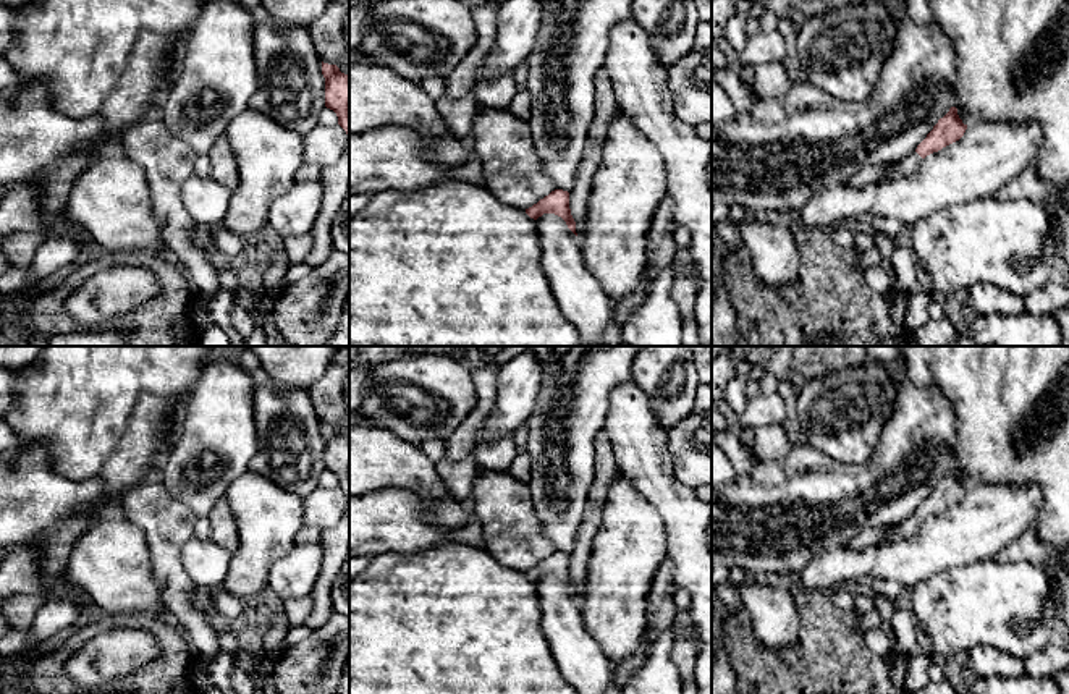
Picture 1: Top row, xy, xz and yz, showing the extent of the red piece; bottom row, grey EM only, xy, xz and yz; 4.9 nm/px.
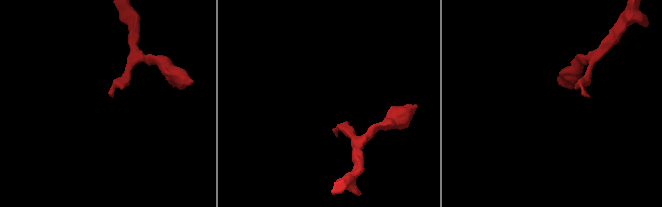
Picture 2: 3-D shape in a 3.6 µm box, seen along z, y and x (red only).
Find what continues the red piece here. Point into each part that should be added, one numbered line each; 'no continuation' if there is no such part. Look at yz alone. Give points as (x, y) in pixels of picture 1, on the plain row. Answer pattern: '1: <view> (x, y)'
1: yz (870, 536)

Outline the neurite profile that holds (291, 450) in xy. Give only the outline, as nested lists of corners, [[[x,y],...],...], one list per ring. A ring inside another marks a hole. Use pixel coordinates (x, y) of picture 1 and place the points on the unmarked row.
[[[275,380],[254,390],[254,421],[259,450],[247,471],[256,472],[277,487],[299,497],[309,497],[325,471],[325,440],[309,390],[285,388]]]

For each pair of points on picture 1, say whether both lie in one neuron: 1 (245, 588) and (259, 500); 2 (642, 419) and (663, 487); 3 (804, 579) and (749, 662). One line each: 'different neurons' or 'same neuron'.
1: same neuron
2: same neuron
3: different neurons

